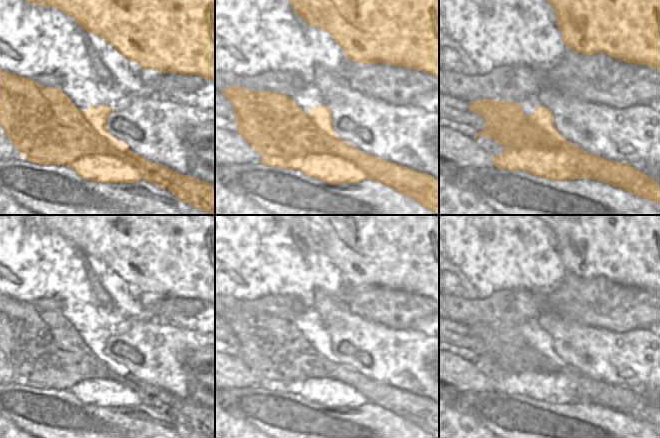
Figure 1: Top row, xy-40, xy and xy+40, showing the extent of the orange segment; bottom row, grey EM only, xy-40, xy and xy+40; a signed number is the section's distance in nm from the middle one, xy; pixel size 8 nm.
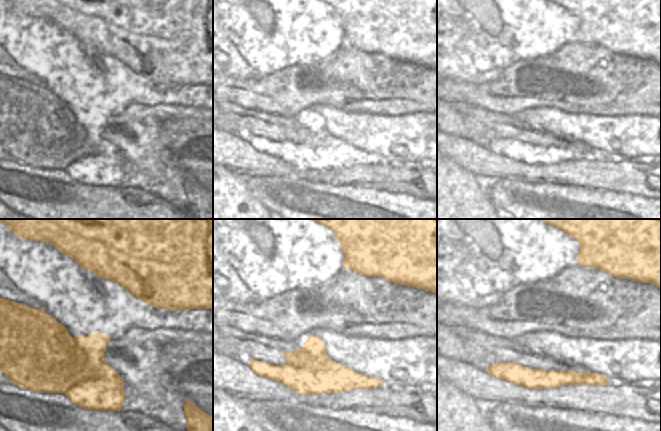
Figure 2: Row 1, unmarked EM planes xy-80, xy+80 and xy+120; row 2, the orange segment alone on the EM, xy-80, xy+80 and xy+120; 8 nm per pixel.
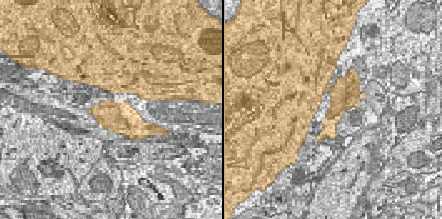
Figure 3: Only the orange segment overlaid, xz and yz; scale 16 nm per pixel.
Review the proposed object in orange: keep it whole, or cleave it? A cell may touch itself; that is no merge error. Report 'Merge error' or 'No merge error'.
Merge error

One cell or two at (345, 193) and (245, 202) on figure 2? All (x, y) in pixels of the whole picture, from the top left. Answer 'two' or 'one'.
two

